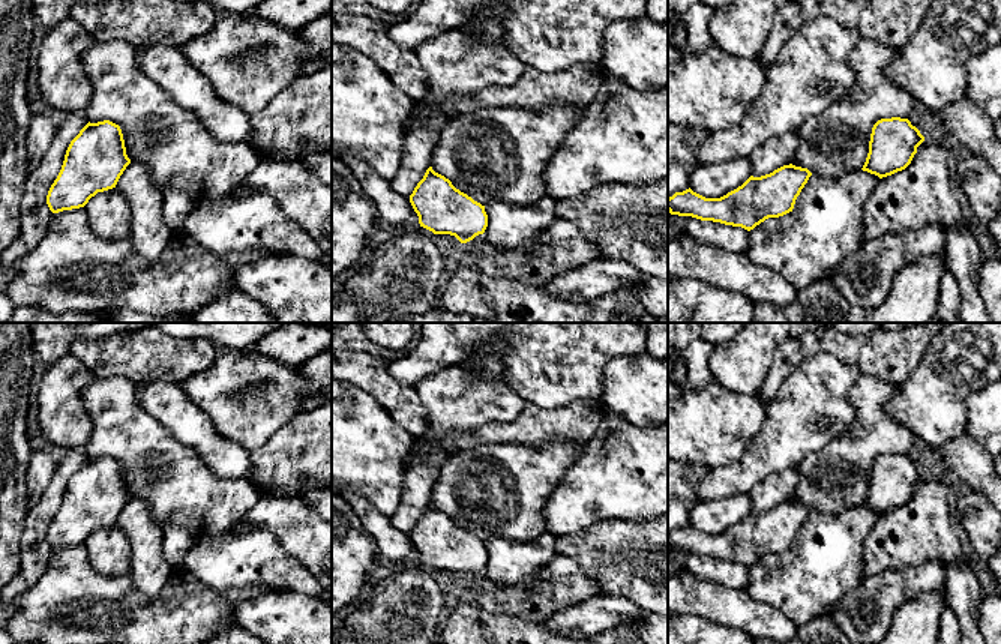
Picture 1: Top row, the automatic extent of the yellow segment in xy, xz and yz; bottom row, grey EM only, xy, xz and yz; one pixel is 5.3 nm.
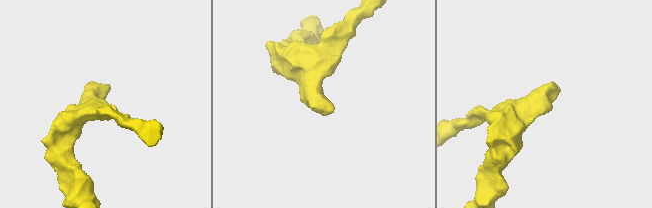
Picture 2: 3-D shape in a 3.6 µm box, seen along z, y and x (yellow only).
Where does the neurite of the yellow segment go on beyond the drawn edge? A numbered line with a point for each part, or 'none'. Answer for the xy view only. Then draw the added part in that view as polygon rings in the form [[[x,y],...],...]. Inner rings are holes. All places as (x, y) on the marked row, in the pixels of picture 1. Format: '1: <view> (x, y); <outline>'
none

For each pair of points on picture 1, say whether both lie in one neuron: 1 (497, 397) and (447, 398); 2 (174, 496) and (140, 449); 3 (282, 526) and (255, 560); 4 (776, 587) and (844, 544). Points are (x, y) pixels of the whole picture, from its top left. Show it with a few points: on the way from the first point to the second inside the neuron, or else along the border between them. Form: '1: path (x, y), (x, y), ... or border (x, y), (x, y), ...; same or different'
1: path (485, 398), (459, 398); same
2: path (158, 491), (150, 491), (141, 485), (140, 466); same
3: border (240, 530), (252, 527), (267, 529), (297, 562); different
4: path (793, 581), (806, 581), (827, 560); same

